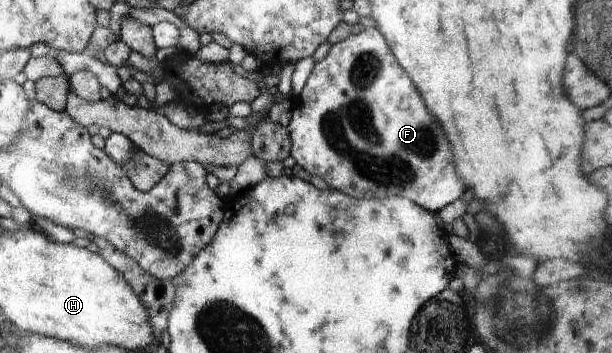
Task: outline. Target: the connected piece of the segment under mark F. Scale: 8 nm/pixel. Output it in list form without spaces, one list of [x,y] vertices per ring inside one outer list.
[[[366,27],[332,45],[326,58],[315,62],[295,102],[290,124],[286,126],[291,139],[289,156],[306,172],[319,176],[329,188],[354,198],[368,198],[372,194],[374,198],[404,197],[430,212],[438,212],[462,196],[464,184],[456,176],[442,126],[428,114],[420,94],[398,66],[376,27]]]

